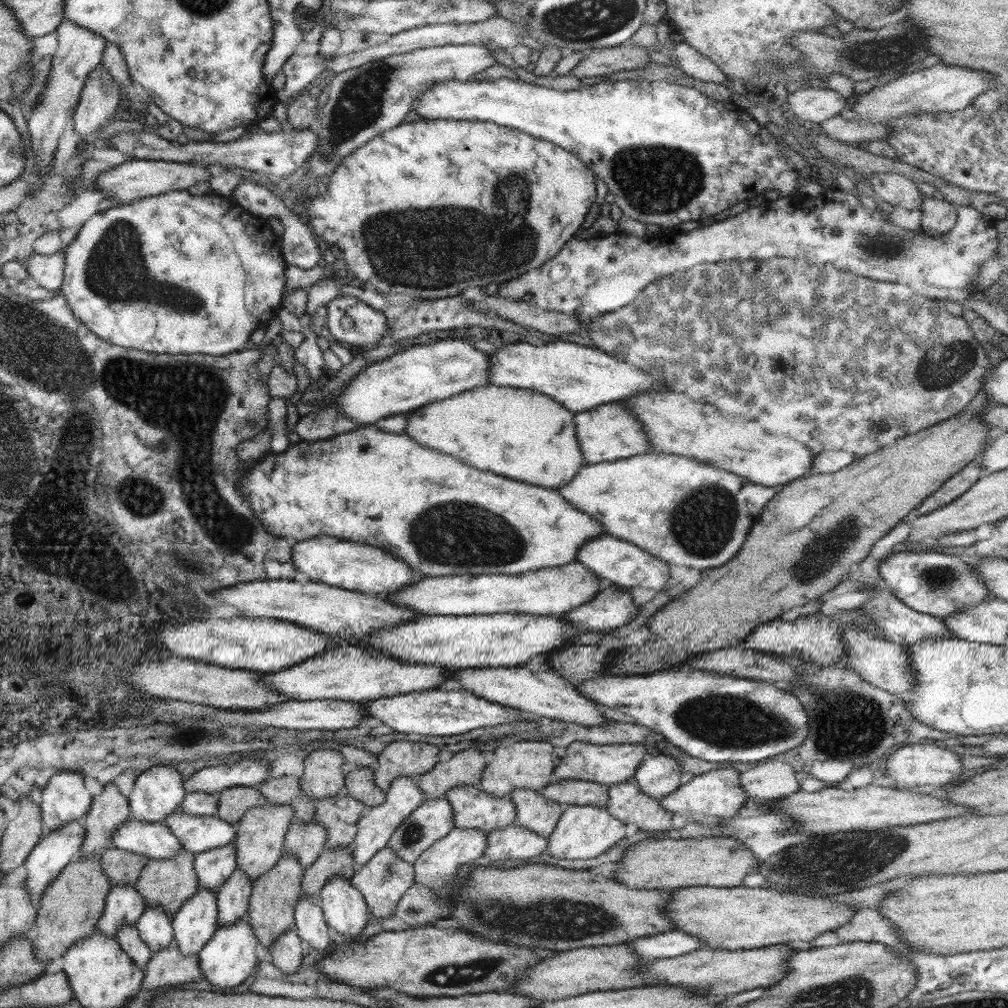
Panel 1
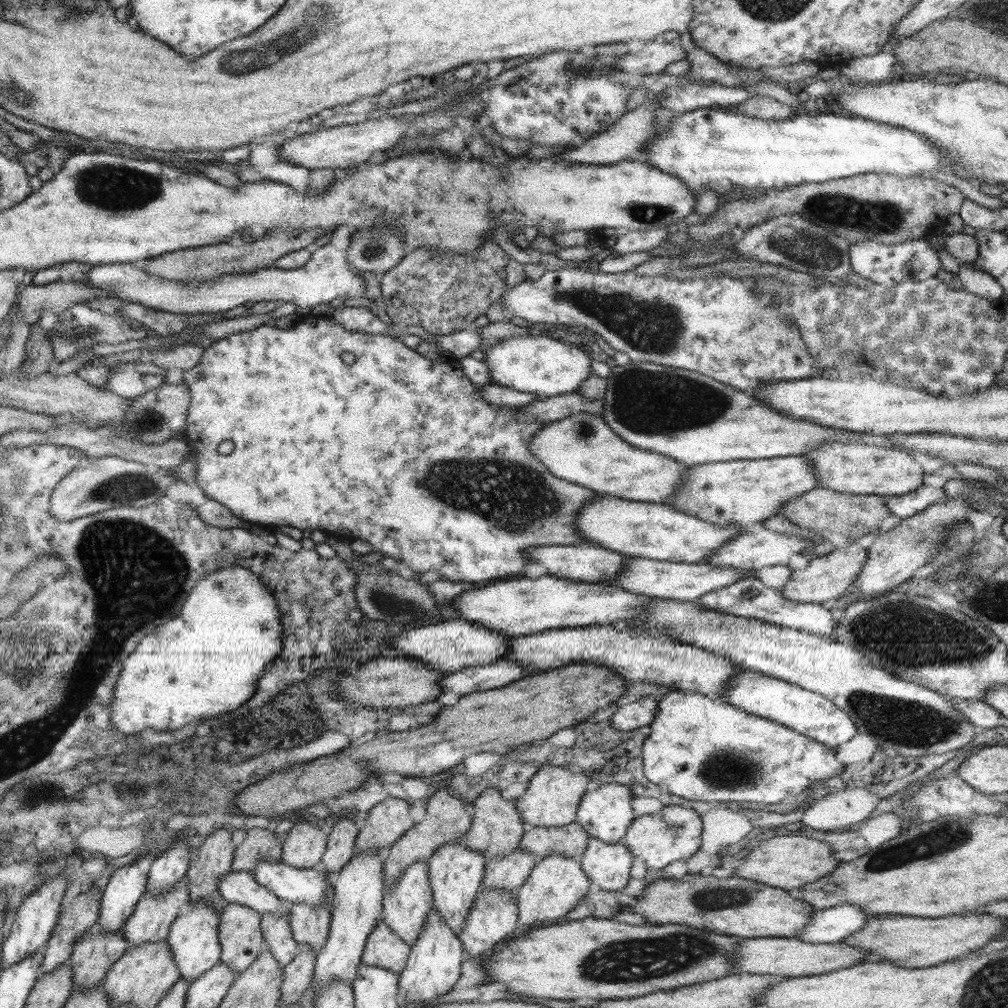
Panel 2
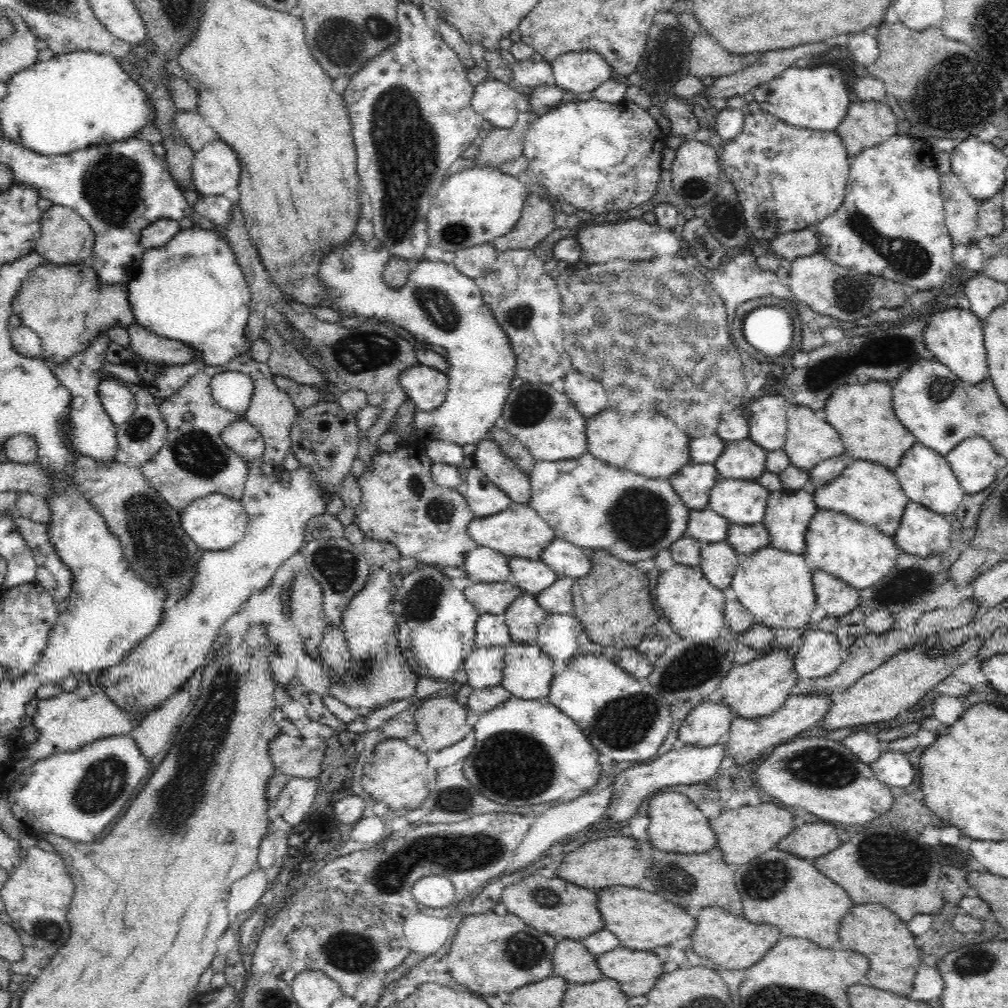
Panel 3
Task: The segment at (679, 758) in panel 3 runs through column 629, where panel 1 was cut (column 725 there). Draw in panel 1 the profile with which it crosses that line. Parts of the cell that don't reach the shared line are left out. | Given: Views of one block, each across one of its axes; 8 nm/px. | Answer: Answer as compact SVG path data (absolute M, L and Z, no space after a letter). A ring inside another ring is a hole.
M726 768L726 770L714 770L714 772L708 772L708 774L685 779L674 792L662 796L659 799L659 804L673 815L680 814L680 816L692 818L694 822L700 823L706 820L708 816L718 818L718 820L732 818L738 812L738 808L744 804L746 798L748 798L748 794L740 786L740 772Z

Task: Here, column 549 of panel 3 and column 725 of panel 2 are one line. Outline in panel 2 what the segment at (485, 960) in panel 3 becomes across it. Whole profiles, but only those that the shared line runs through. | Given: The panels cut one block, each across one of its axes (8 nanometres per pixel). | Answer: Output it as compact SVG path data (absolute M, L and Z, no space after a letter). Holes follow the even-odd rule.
M588 917L533 927L520 938L512 938L500 952L494 953L487 959L485 966L489 972L488 983L505 983L508 985L507 990L511 997L520 994L568 1001L621 1000L621 998L636 998L644 994L652 994L652 992L668 992L674 988L732 975L733 959L742 940L740 937L708 932L686 925L630 925L613 919Z

